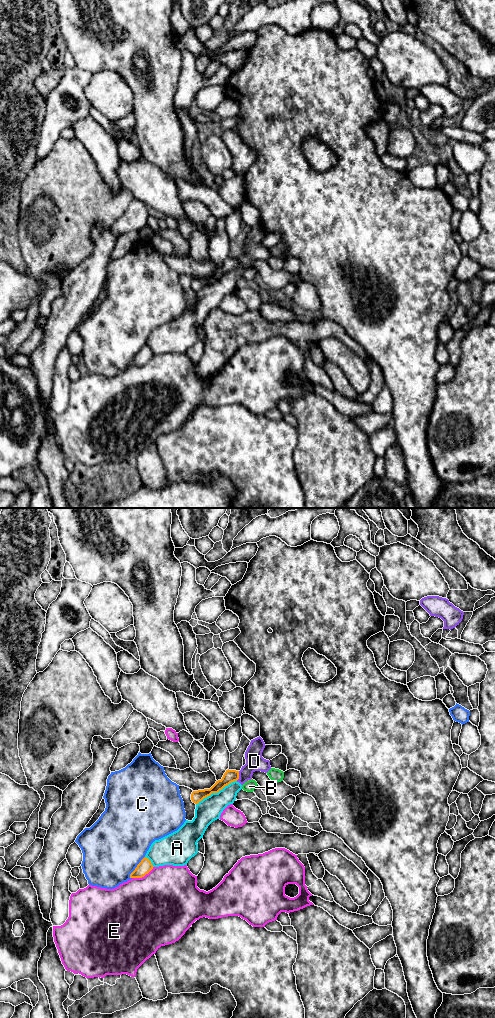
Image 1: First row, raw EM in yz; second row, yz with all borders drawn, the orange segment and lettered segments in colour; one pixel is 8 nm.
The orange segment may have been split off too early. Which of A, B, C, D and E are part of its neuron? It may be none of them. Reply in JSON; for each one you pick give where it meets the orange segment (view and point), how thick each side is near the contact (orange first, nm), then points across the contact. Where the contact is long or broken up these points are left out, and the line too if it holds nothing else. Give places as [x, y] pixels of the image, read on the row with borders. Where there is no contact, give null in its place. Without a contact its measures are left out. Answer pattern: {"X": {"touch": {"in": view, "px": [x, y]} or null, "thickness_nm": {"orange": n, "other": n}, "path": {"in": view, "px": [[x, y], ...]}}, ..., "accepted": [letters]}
{"accepted": []}

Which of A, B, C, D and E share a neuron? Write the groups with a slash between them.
A D / B / C / E

